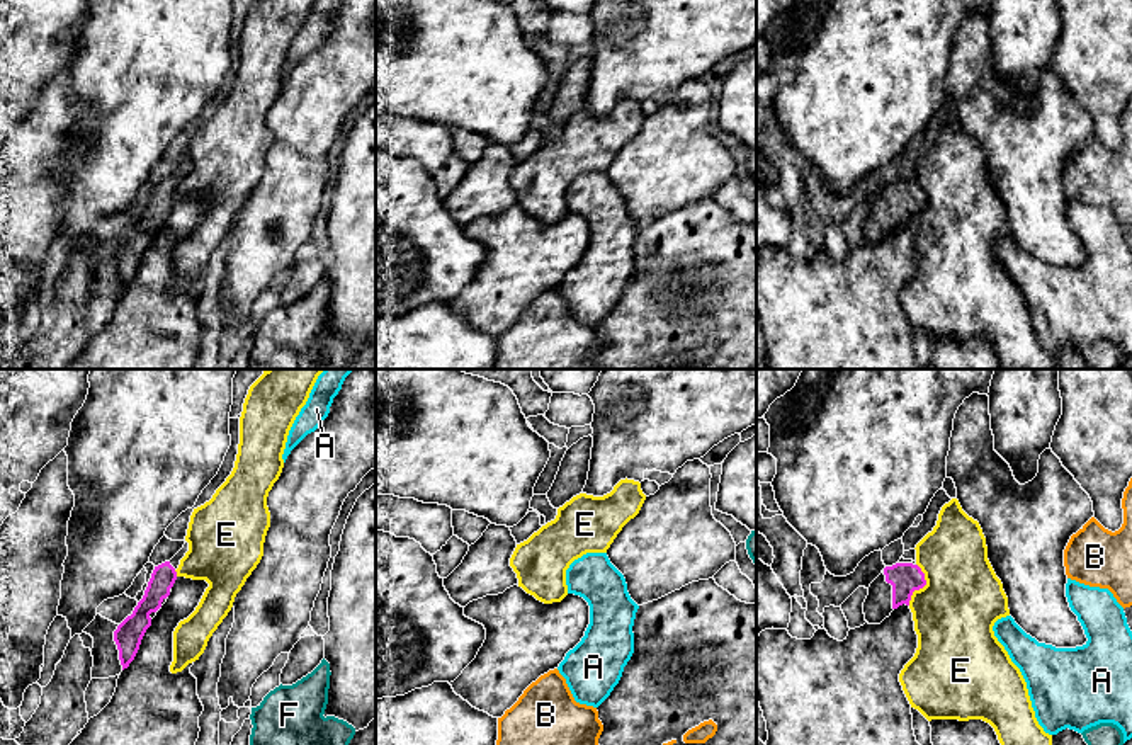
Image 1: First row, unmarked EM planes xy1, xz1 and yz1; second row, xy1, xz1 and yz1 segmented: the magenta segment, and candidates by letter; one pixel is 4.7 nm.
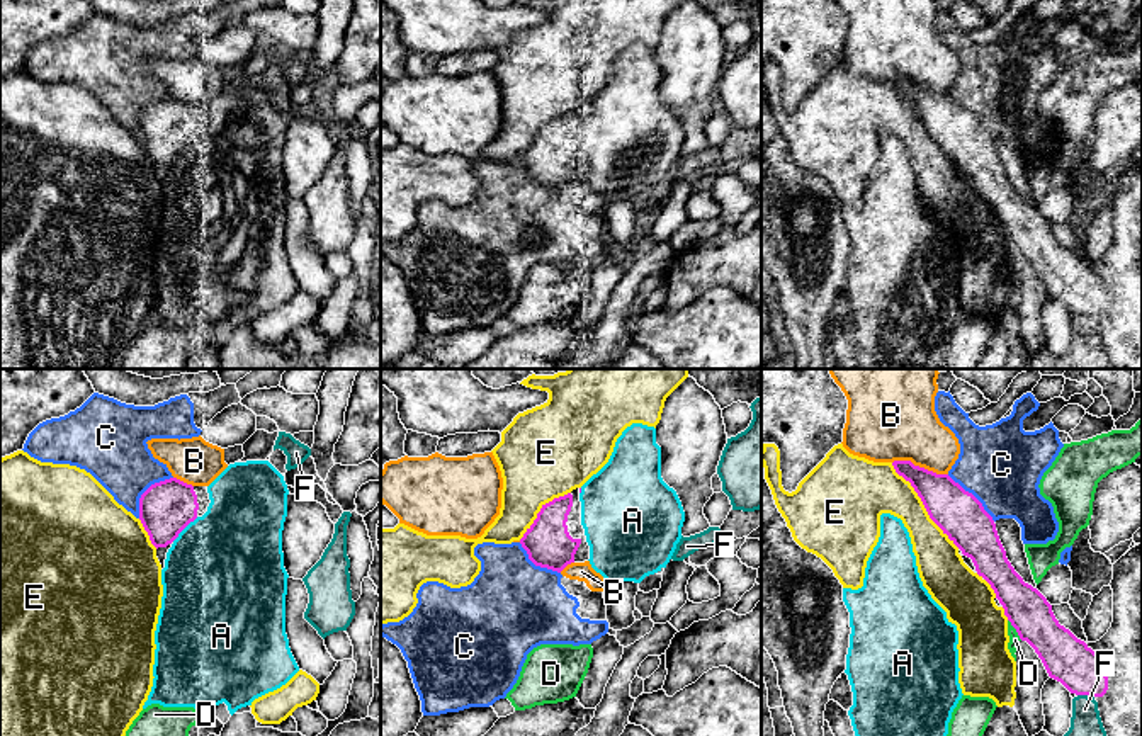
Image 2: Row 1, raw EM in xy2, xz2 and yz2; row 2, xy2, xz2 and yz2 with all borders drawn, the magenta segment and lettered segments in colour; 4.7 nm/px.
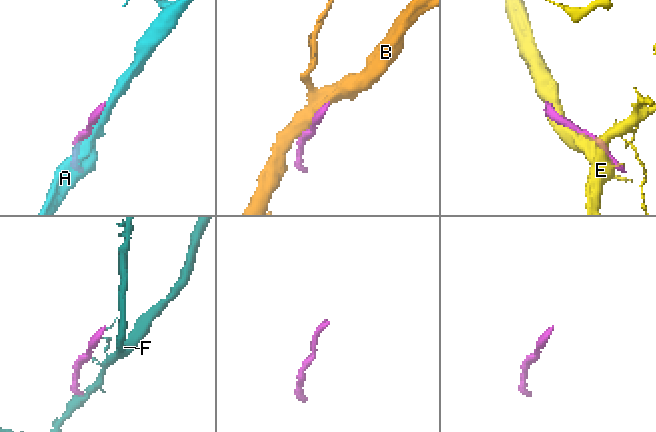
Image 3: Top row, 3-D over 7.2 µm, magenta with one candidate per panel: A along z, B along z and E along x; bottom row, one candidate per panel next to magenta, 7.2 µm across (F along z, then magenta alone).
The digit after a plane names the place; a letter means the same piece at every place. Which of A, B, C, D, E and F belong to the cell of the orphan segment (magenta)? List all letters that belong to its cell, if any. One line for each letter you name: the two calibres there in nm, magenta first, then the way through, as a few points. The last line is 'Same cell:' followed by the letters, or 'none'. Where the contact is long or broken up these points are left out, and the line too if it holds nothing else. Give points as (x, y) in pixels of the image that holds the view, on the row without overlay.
Same cell: none

